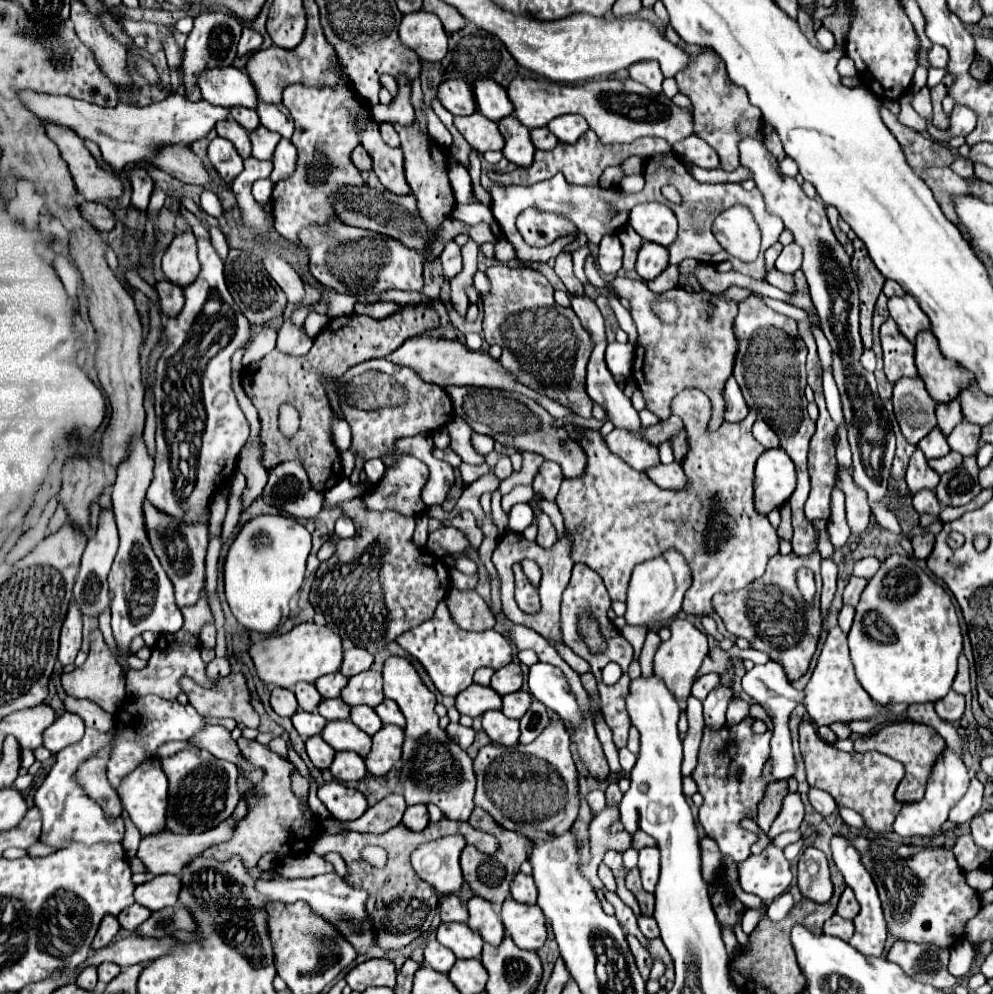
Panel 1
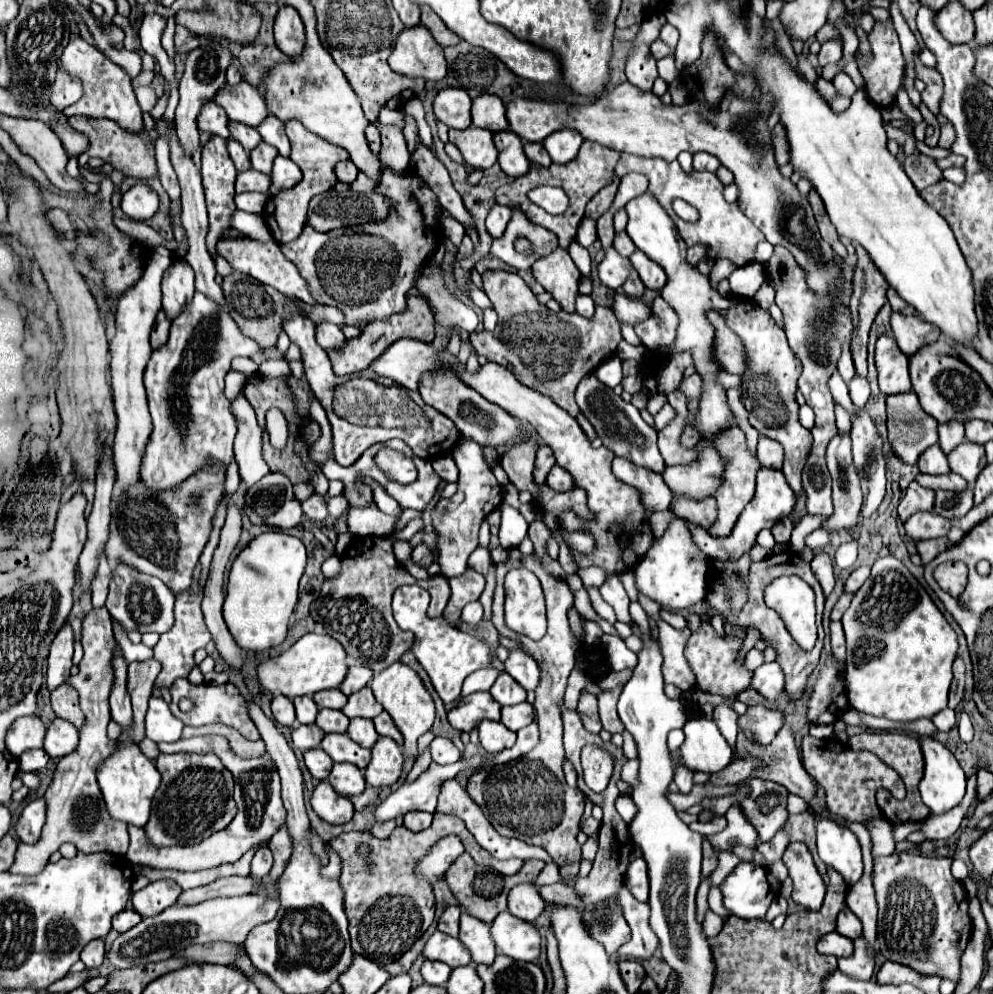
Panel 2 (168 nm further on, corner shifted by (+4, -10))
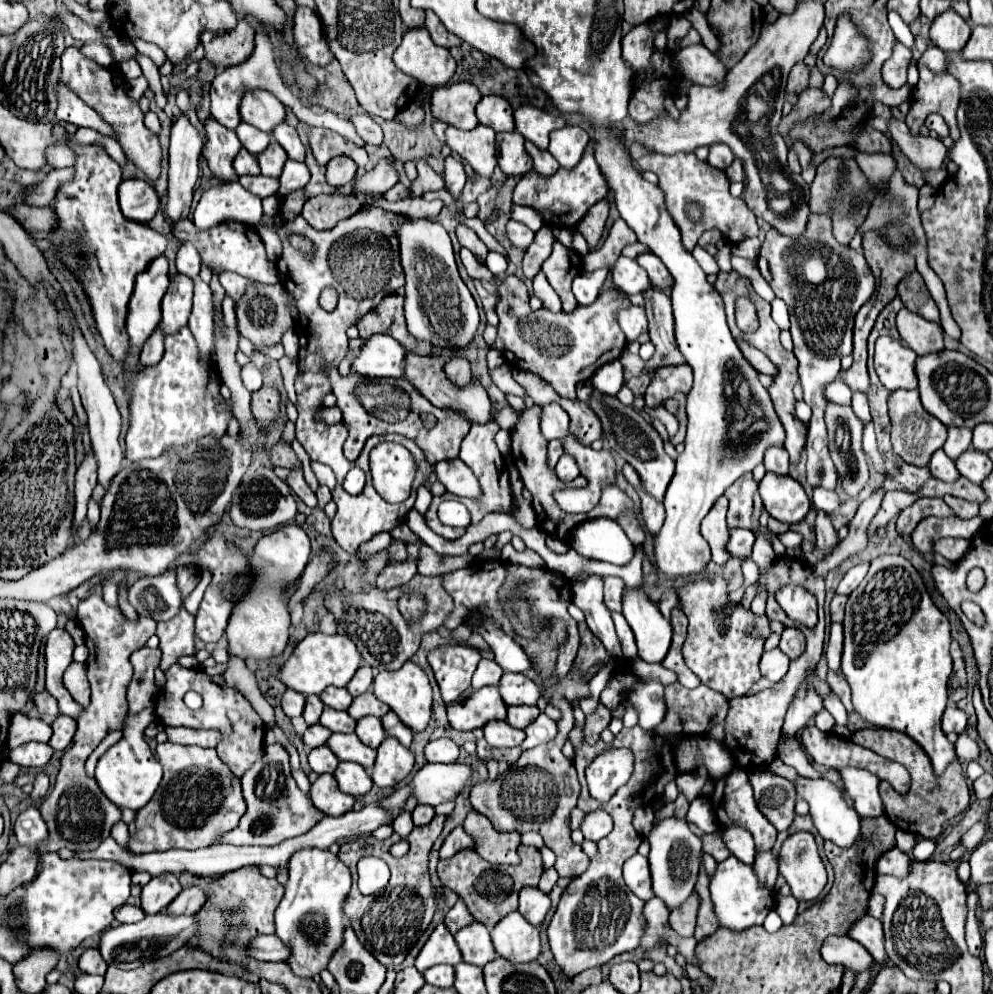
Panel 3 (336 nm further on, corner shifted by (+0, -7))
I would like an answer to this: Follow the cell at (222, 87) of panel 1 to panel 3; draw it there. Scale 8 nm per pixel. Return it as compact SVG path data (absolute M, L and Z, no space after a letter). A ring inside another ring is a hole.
M249 90L241 98L239 114L243 122L271 134L271 130L285 120L285 106L271 92Z

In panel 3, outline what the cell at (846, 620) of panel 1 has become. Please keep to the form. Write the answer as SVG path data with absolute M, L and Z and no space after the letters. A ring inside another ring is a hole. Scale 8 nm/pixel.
M831 624L829 644L827 644L827 662L829 670L841 672L841 648L843 648L843 624Z

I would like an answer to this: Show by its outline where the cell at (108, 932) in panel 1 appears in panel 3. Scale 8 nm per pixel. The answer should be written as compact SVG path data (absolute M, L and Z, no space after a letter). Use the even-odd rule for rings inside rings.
M87 948L79 958L79 968L87 974L101 974L103 976L107 970L107 964L97 948Z

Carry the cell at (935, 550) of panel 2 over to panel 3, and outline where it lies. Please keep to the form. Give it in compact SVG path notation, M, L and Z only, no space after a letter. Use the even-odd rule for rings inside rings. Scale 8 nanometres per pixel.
M941 538L937 540L937 544L933 546L933 552L945 556L947 560L961 560L965 556L965 552L969 550L969 540L963 540L963 538Z

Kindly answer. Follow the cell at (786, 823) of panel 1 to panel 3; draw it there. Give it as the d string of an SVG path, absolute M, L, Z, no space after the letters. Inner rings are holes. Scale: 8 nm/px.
M769 850L769 852L757 852L757 858L755 858L755 864L753 864L759 880L767 886L767 888L773 888L775 884L775 878L777 878L777 856Z

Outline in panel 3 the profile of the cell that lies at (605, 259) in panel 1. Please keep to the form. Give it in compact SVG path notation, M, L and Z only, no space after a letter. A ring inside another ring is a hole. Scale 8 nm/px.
M619 256L617 262L611 268L611 276L613 276L615 288L625 292L627 296L629 294L639 294L639 292L643 292L651 286L647 272L633 258Z

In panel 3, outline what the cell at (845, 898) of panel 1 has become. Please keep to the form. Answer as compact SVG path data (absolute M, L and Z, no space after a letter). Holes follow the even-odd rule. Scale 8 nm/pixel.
M865 914L861 916L861 920L857 920L857 924L853 924L853 928L849 928L847 932L853 940L857 940L859 944L863 944L869 954L875 958L875 962L885 962L887 954L883 948L883 928L881 928L881 920Z

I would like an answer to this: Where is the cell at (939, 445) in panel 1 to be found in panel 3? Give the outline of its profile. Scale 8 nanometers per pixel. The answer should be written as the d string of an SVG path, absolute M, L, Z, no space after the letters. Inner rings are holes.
M937 450L933 456L931 456L931 462L929 462L929 470L935 478L943 480L943 482L953 482L957 480L961 474L957 472L955 468L955 462L949 460L949 456L943 452L943 450Z

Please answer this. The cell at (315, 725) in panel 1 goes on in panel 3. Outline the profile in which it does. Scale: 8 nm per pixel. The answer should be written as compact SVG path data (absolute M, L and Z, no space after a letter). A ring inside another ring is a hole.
M315 724L315 726L309 726L309 728L305 730L303 742L305 742L307 750L311 750L311 748L317 748L317 746L323 746L329 736L331 736L329 728L325 728L325 726L321 726L321 724Z

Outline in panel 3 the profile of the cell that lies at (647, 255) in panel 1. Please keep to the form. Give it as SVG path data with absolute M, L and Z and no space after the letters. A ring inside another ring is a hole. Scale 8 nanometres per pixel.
M651 252L639 254L637 262L639 262L639 266L643 266L647 270L649 280L655 288L671 288L673 286L673 278L671 278L669 270L665 268L665 264L655 254L651 254Z

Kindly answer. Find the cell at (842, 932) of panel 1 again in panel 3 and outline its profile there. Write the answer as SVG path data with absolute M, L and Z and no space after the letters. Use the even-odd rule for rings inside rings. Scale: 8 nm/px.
M829 936L821 946L821 954L829 964L841 964L855 972L863 972L875 964L873 956L849 936Z

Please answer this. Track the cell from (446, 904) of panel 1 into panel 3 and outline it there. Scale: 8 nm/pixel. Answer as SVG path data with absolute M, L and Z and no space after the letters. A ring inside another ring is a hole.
M457 900L457 904L445 916L445 926L449 928L451 934L455 934L457 930L461 930L463 926L467 926L471 922L473 922L473 916L469 914L469 910L467 910L463 900Z

